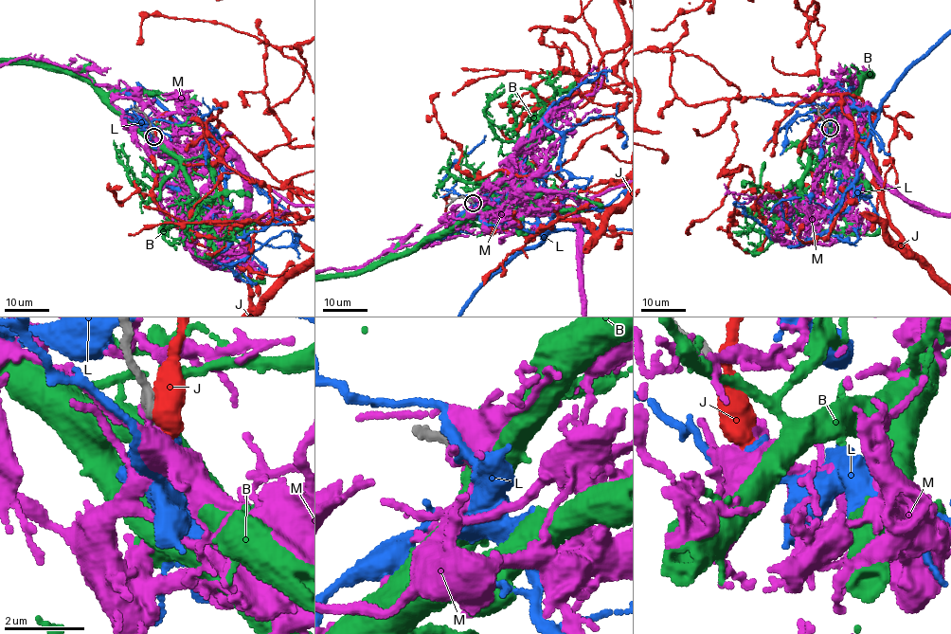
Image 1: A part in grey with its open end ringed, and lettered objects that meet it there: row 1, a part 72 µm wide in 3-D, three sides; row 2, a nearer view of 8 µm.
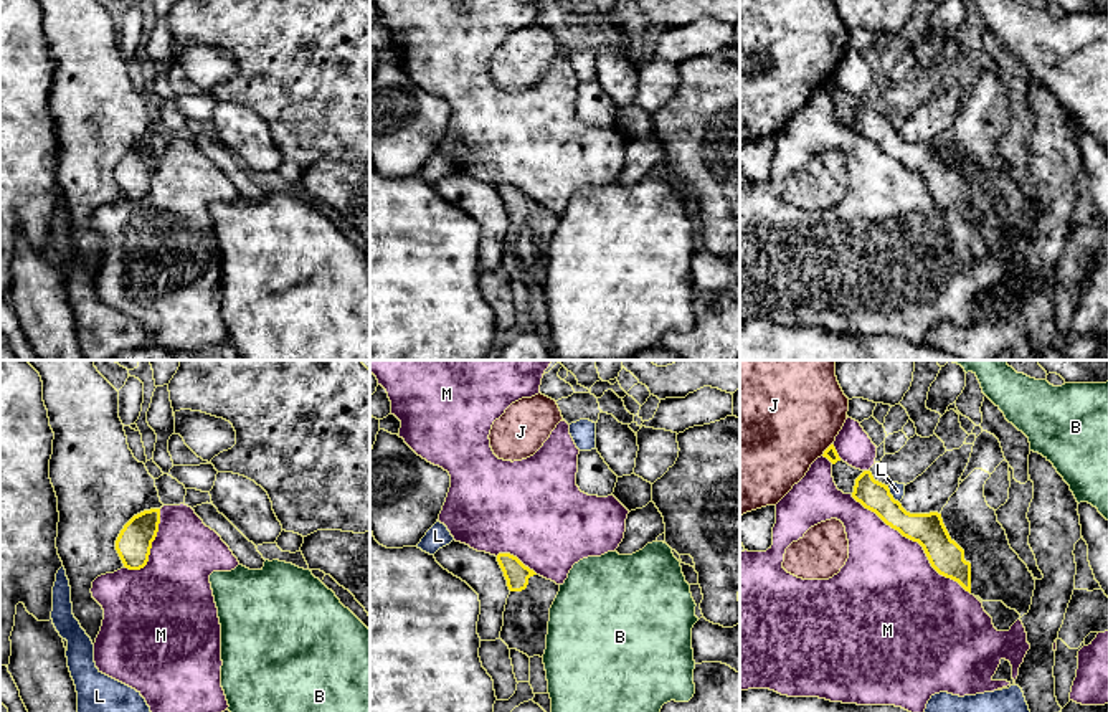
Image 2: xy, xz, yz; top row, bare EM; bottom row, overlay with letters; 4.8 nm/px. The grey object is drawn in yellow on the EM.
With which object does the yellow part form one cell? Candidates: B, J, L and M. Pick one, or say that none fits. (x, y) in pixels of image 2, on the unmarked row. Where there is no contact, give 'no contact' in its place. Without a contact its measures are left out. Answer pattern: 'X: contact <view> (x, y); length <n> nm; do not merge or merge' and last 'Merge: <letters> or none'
B: no contact; do not merge
J: contact yz (826, 80); length 90 nm; do not merge
L: contact yz (890, 124); length 110 nm; do not merge
M: contact yz (915, 170); length 750 nm; do not merge
Merge: none

